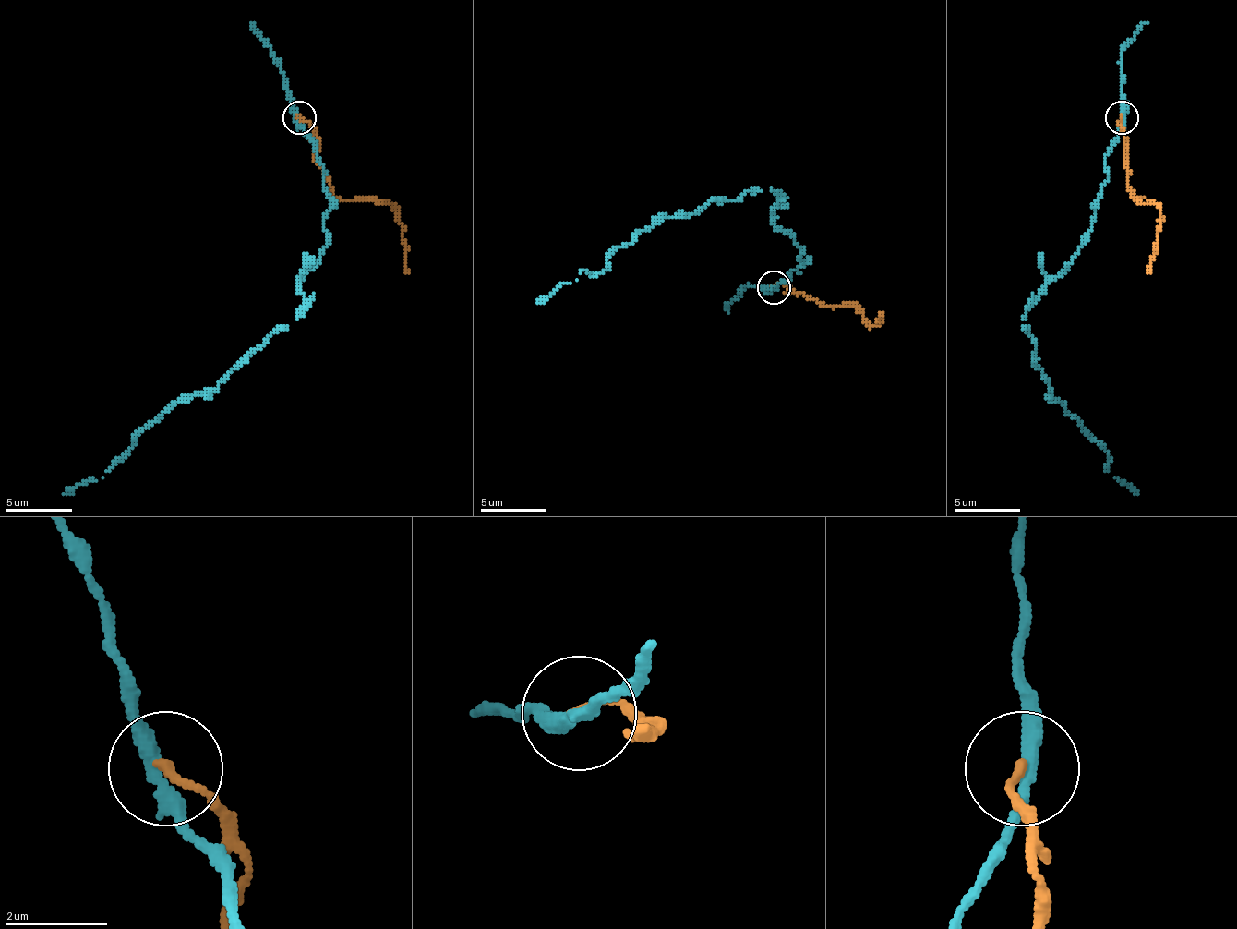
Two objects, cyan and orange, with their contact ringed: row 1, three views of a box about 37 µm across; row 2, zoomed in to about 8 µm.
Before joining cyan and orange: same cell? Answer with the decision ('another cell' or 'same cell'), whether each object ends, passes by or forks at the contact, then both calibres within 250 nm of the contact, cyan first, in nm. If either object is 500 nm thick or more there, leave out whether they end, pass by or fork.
another cell | cyan passes by | orange ends | 280/180 nm

